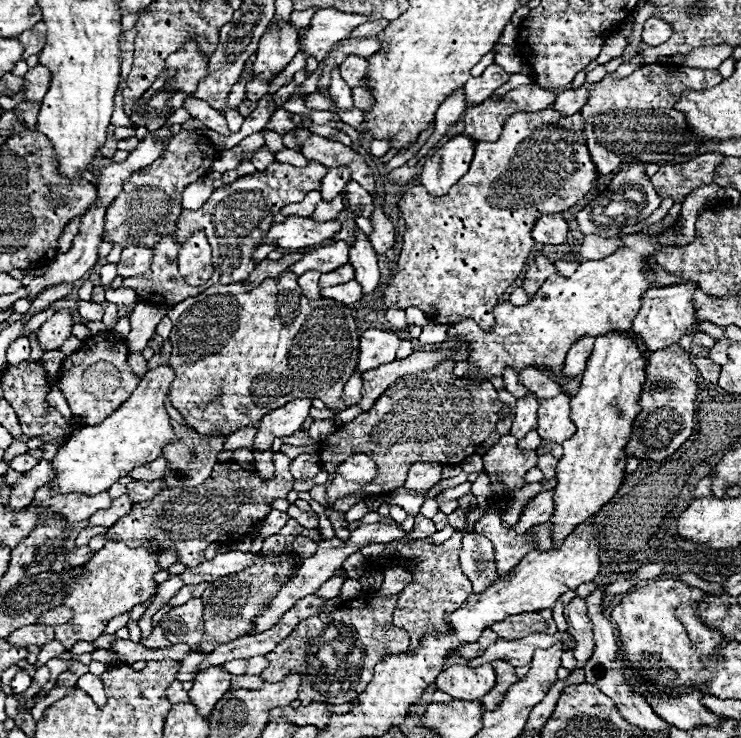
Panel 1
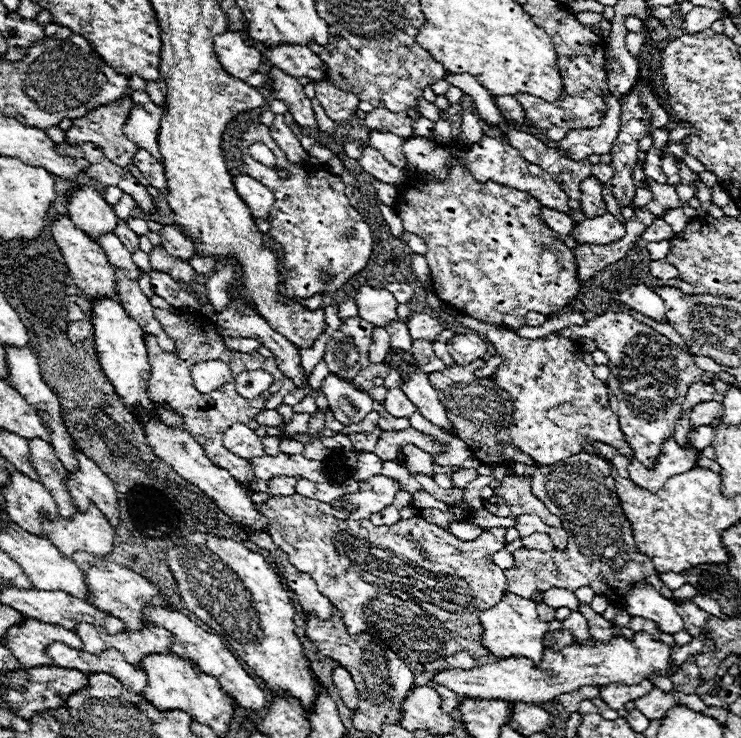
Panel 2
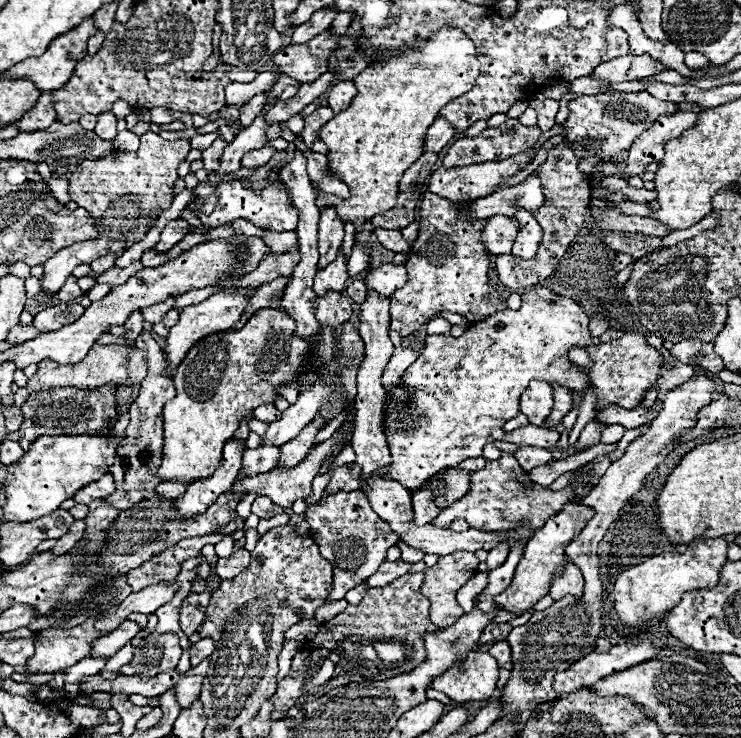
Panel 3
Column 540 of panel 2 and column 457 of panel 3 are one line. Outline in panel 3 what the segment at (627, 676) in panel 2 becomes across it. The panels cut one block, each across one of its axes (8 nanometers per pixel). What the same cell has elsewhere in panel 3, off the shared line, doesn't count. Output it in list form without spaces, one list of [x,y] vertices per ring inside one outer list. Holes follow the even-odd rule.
[[[470,650],[468,656],[440,674],[432,688],[450,696],[454,702],[486,700],[492,696],[498,680],[498,664],[488,652]]]

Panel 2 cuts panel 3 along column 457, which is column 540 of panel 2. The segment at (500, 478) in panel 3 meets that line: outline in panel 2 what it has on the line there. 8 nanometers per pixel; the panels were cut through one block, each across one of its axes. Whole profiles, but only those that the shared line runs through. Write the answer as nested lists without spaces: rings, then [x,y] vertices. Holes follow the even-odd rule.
[[[506,476],[500,482],[500,488],[494,490],[494,494],[502,504],[506,504],[512,510],[512,516],[536,514],[546,526],[562,528],[560,518],[548,512],[548,508],[532,494],[528,476]]]

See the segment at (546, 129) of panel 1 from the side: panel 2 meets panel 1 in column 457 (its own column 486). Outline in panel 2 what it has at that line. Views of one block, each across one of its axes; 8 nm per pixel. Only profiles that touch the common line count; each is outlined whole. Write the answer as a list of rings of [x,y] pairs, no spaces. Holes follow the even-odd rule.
[[[458,164],[450,170],[450,180],[446,182],[426,182],[422,178],[410,180],[398,196],[396,214],[400,216],[406,232],[418,234],[426,240],[426,260],[432,272],[434,294],[456,308],[458,314],[512,330],[524,324],[524,314],[528,310],[544,316],[560,314],[578,296],[580,282],[576,256],[556,236],[556,232],[544,224],[542,204],[526,192],[492,180],[478,184],[472,174]]]

